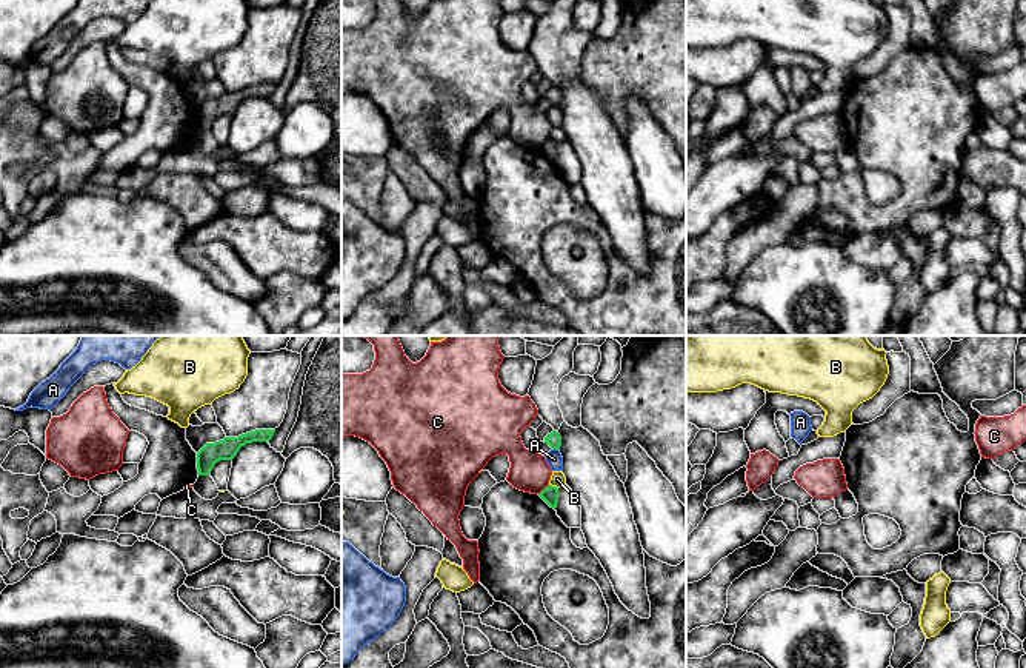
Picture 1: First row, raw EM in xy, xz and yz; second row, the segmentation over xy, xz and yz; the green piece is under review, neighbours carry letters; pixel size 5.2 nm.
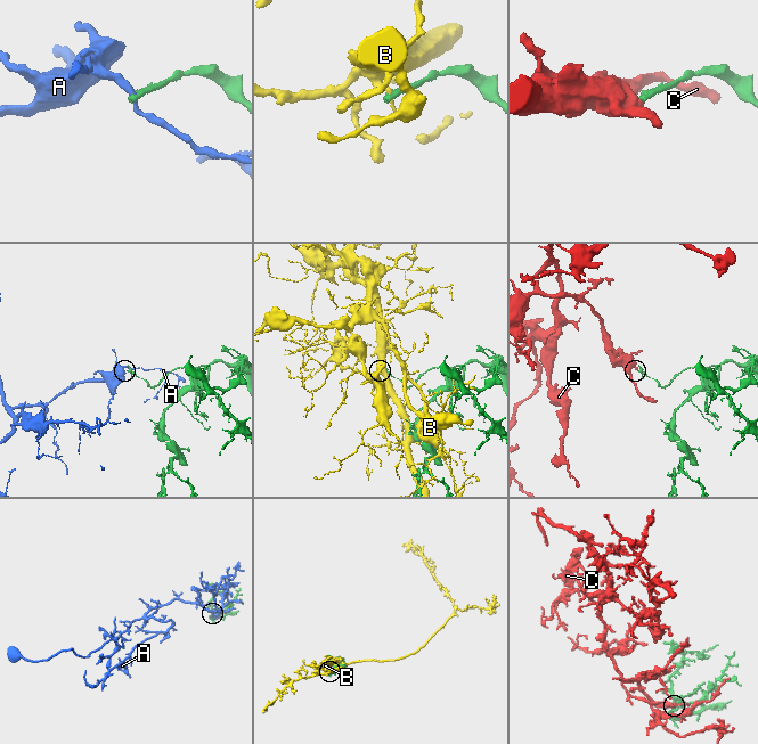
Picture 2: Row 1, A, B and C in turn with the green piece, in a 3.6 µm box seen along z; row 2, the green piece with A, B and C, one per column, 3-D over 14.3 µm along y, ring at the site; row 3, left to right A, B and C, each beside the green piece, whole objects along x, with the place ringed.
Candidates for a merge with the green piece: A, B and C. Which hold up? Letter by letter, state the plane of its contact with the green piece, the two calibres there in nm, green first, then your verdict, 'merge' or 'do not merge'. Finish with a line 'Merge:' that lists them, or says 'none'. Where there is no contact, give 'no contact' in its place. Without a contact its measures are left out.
A: contact in xz; calibres 80 and 90 nm; do not merge
B: contact in xz; calibres 90 and 80 nm; do not merge
C: contact in xz; calibres 90 and 200 nm; do not merge
Merge: none

